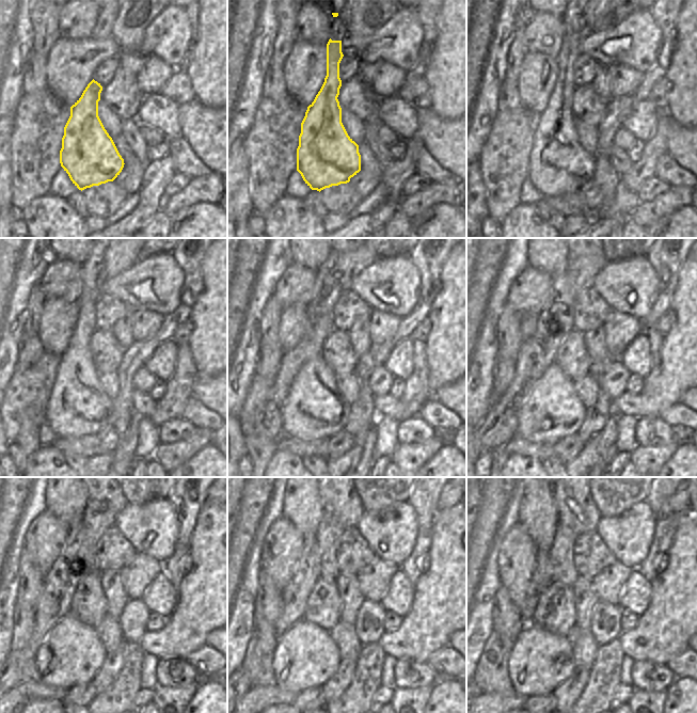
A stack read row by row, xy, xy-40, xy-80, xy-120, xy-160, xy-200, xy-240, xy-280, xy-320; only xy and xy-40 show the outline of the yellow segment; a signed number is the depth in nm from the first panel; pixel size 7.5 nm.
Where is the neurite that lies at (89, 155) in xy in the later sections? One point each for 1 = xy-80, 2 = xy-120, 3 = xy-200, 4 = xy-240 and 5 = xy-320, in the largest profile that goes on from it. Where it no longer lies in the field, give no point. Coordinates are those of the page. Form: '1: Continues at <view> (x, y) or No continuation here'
1: Continues at xy-80 (558, 163)
2: Continues at xy-120 (78, 406)
3: Continues at xy-200 (552, 411)
4: Continues at xy-240 (72, 654)
5: Continues at xy-320 (540, 661)

